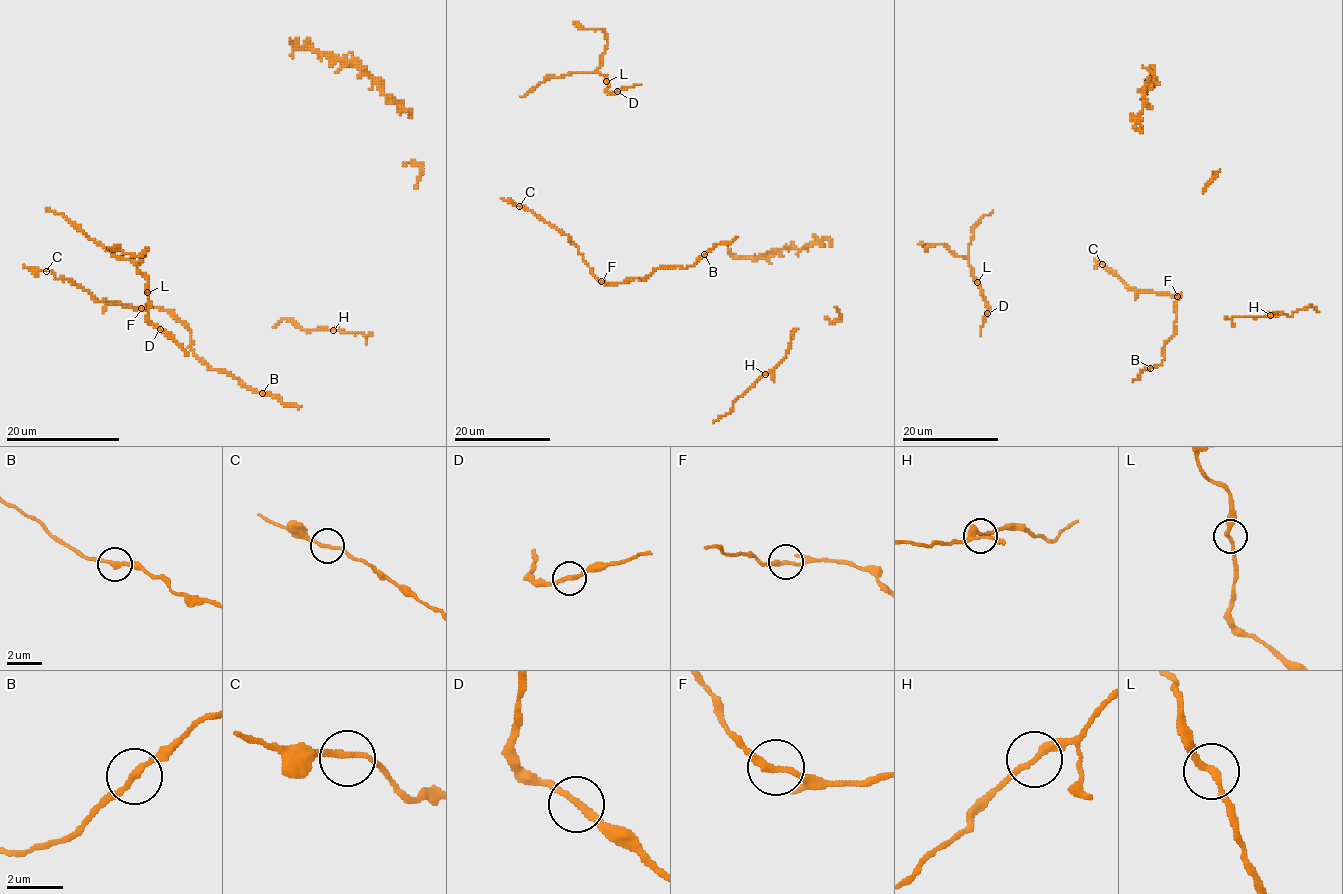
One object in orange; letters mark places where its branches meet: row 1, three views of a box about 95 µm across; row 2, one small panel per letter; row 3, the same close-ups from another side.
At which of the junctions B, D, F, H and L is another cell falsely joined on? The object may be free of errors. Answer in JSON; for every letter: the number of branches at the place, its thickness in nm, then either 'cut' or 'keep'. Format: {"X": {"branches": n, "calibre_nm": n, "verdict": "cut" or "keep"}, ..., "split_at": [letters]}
{"B": {"branches": 2, "calibre_nm": 220, "verdict": "keep"}, "D": {"branches": 2, "calibre_nm": 200, "verdict": "keep"}, "F": {"branches": 2, "calibre_nm": 220, "verdict": "cut"}, "H": {"branches": 2, "calibre_nm": 280, "verdict": "keep"}, "L": {"branches": 2, "calibre_nm": 240, "verdict": "keep"}, "split_at": ["F"]}

